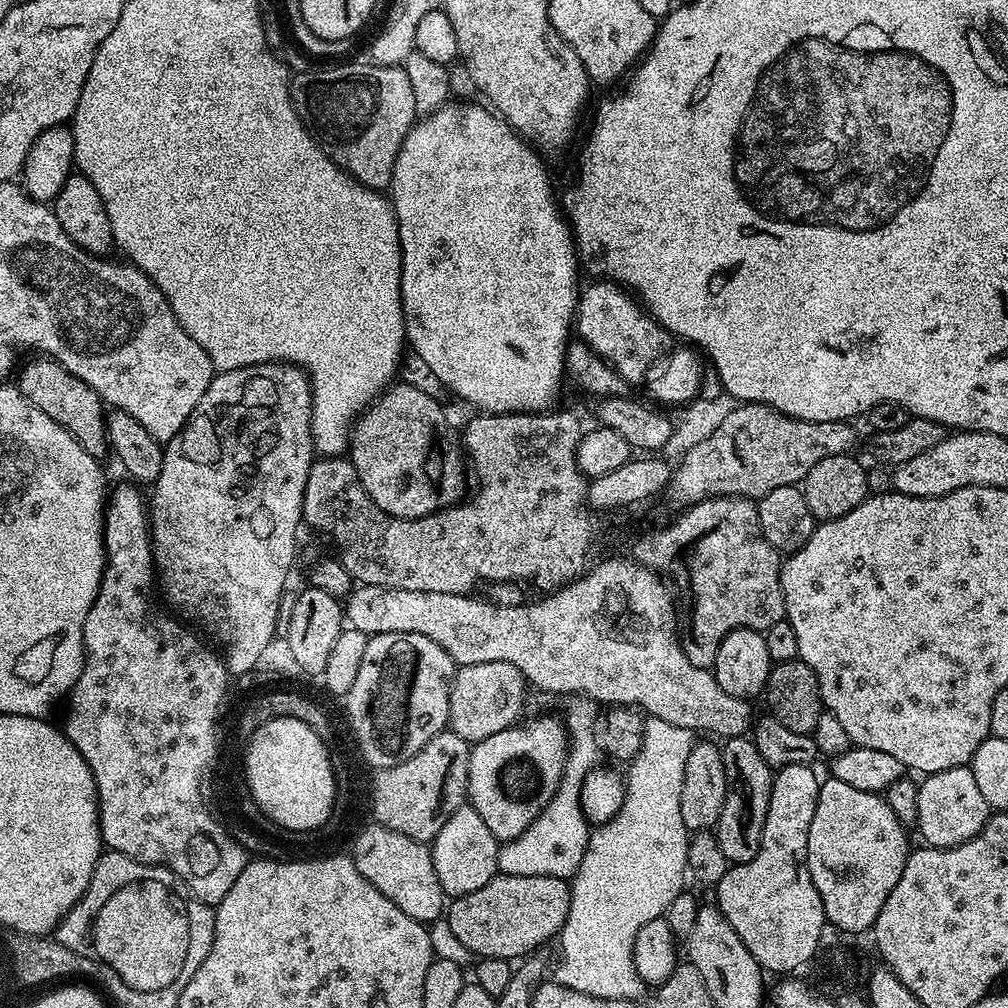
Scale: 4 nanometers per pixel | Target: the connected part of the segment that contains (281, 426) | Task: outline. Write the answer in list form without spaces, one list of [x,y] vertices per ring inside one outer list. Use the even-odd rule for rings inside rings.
[[[287,362],[255,364],[229,372],[216,372],[206,394],[202,394],[202,402],[194,406],[182,431],[174,434],[174,438],[163,445],[163,450],[162,474],[158,474],[151,489],[152,496],[150,492],[150,535],[154,564],[158,569],[159,591],[165,601],[168,599],[181,612],[181,617],[189,616],[192,620],[201,620],[205,630],[220,643],[219,651],[222,653],[225,668],[233,677],[244,676],[255,664],[257,666],[261,663],[266,646],[278,636],[279,600],[289,583],[288,575],[291,574],[292,563],[296,560],[296,531],[302,528],[306,478],[314,463],[312,382],[308,379],[308,373]]]

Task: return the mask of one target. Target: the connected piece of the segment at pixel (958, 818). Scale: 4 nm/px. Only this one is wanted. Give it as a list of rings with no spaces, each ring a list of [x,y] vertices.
[[[971,767],[951,768],[925,775],[919,781],[918,818],[915,827],[920,828],[920,836],[925,845],[933,848],[953,848],[970,838],[974,838],[988,821],[990,809],[978,782],[974,782]]]

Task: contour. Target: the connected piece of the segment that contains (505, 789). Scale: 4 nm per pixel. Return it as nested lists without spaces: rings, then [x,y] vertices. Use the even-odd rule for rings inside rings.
[[[540,716],[537,720],[528,720],[521,726],[513,726],[504,730],[499,730],[496,734],[478,741],[471,745],[472,753],[470,754],[470,770],[468,771],[468,800],[470,807],[478,810],[478,815],[482,818],[482,822],[486,822],[486,826],[490,826],[490,834],[496,836],[497,841],[507,842],[518,838],[518,834],[526,831],[531,824],[540,817],[541,810],[550,802],[550,798],[556,793],[556,788],[560,785],[560,780],[564,777],[564,763],[568,760],[568,750],[570,747],[570,733],[563,723],[560,724],[552,716]]]

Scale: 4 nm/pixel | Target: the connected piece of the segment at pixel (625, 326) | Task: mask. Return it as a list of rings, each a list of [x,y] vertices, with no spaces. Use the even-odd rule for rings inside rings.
[[[619,283],[592,284],[579,293],[574,332],[630,386],[643,385],[647,371],[673,347],[674,337]],[[624,291],[624,292],[623,292]],[[632,295],[632,296],[631,296]]]

